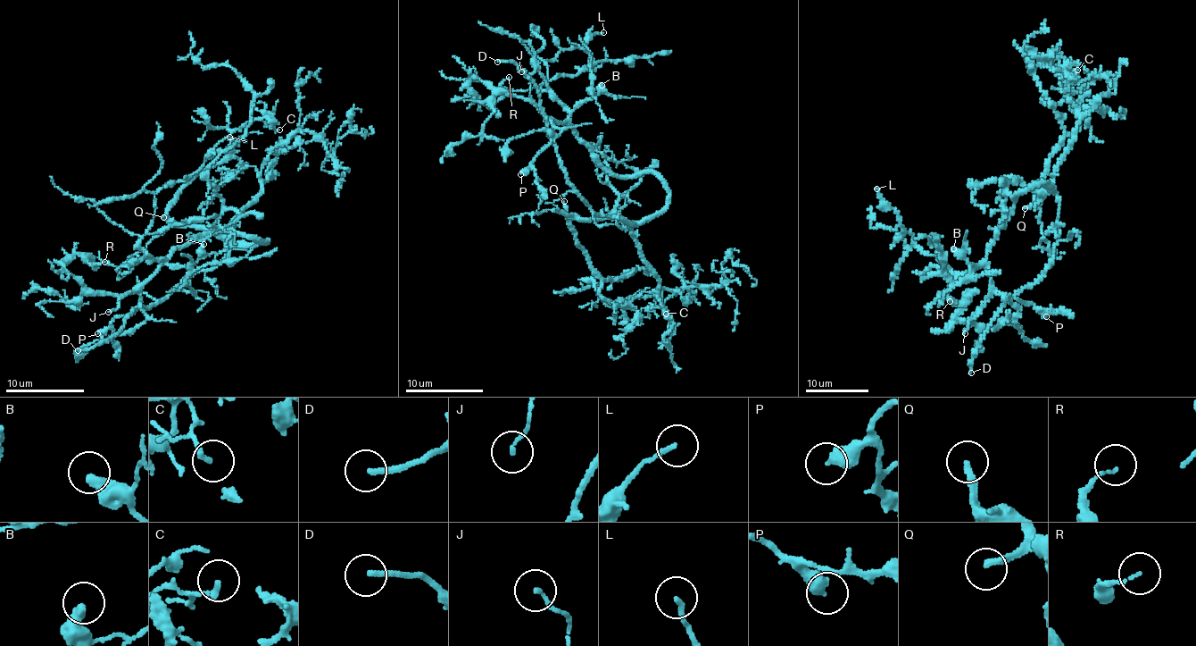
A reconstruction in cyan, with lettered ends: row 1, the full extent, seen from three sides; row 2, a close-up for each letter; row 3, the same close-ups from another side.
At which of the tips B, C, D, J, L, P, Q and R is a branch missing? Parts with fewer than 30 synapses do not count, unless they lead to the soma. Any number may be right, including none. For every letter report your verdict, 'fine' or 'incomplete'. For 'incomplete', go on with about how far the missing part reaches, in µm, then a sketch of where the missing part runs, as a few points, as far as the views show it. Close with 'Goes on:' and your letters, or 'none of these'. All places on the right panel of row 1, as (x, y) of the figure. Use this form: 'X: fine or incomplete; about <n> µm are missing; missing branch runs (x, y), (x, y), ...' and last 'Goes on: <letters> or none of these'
B: fine
C: fine
D: incomplete; about 15 µm are missing
J: fine
L: fine
P: fine
Q: incomplete; about 25 µm are missing; missing branch runs (1025, 208), (1009, 213), (1008, 222), (986, 213), (985, 215), (987, 213), (984, 212), (988, 224)
R: fine
Goes on: D, Q

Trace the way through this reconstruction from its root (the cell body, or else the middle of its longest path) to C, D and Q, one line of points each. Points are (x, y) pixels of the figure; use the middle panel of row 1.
C: (619, 197), (612, 213), (568, 216), (569, 228), (601, 280), (603, 297), (619, 304), (659, 297), (666, 314)
D: (619, 197), (640, 172), (588, 147), (568, 122), (551, 121), (549, 133), (535, 87), (516, 64), (497, 62)
Q: (619, 197), (616, 211), (612, 213), (588, 219), (575, 218), (567, 212), (564, 201)

